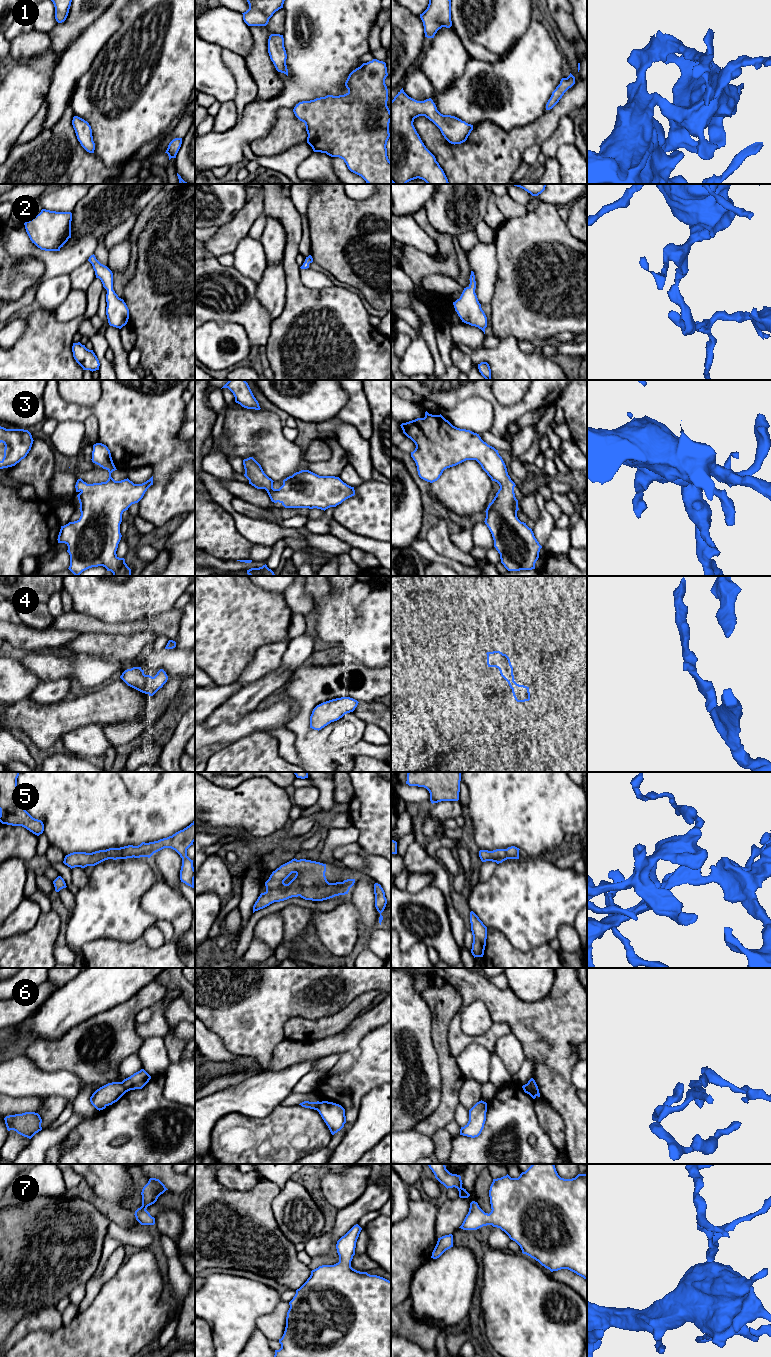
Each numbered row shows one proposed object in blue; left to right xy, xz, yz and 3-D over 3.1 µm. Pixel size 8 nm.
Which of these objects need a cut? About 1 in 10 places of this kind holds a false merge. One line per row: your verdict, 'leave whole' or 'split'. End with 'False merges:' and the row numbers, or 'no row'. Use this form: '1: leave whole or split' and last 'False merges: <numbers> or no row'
1: leave whole
2: leave whole
3: leave whole
4: leave whole
5: leave whole
6: split
7: leave whole
False merges: 6

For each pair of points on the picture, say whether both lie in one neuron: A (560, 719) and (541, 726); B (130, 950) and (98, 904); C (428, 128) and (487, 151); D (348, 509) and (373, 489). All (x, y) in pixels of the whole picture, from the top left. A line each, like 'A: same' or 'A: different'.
A: same
B: different
C: same
D: same

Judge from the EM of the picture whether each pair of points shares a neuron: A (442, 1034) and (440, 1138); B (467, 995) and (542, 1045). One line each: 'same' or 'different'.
A: different
B: same

